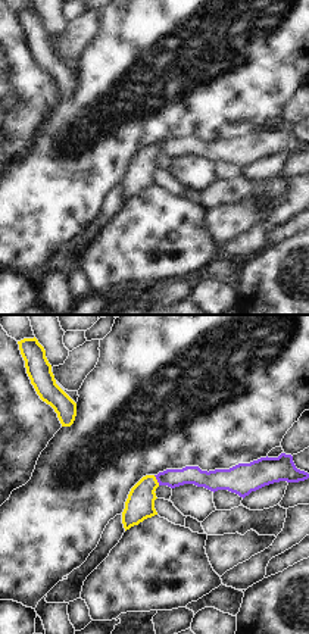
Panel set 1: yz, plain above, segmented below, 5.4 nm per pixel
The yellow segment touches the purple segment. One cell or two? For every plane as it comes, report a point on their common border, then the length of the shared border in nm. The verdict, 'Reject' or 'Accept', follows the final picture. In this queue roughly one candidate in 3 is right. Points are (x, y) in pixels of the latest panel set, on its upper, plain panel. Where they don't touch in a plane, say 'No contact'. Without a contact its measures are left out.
Touches yellow at (156, 150). Shared border 70 nm

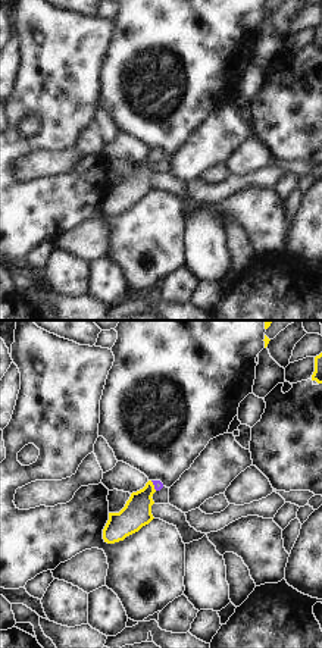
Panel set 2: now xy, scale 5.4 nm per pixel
Touches yellow at (153, 156). Shared border 70 nm

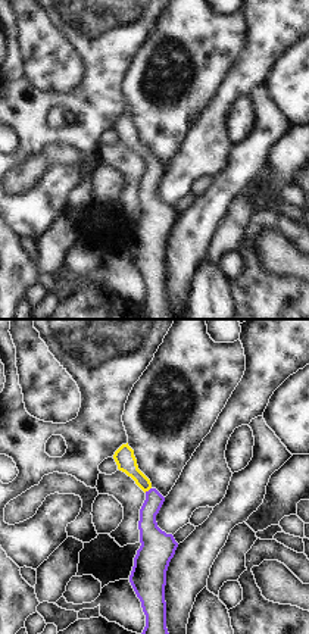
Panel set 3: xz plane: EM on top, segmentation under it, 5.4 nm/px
Touches yellow at (147, 161). Shared border 50 nm

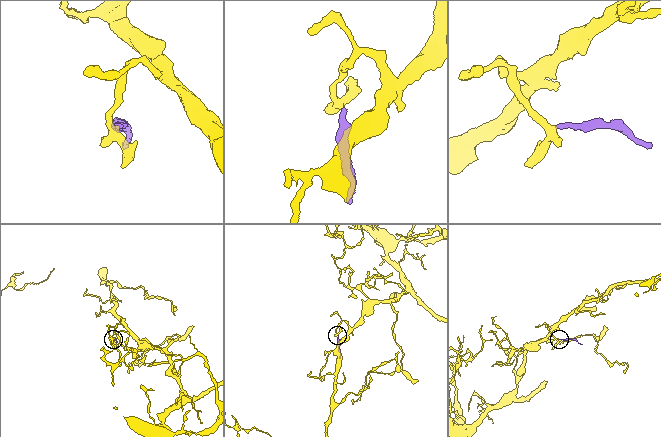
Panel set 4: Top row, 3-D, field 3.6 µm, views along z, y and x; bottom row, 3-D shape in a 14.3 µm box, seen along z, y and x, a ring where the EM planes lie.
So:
Accept

